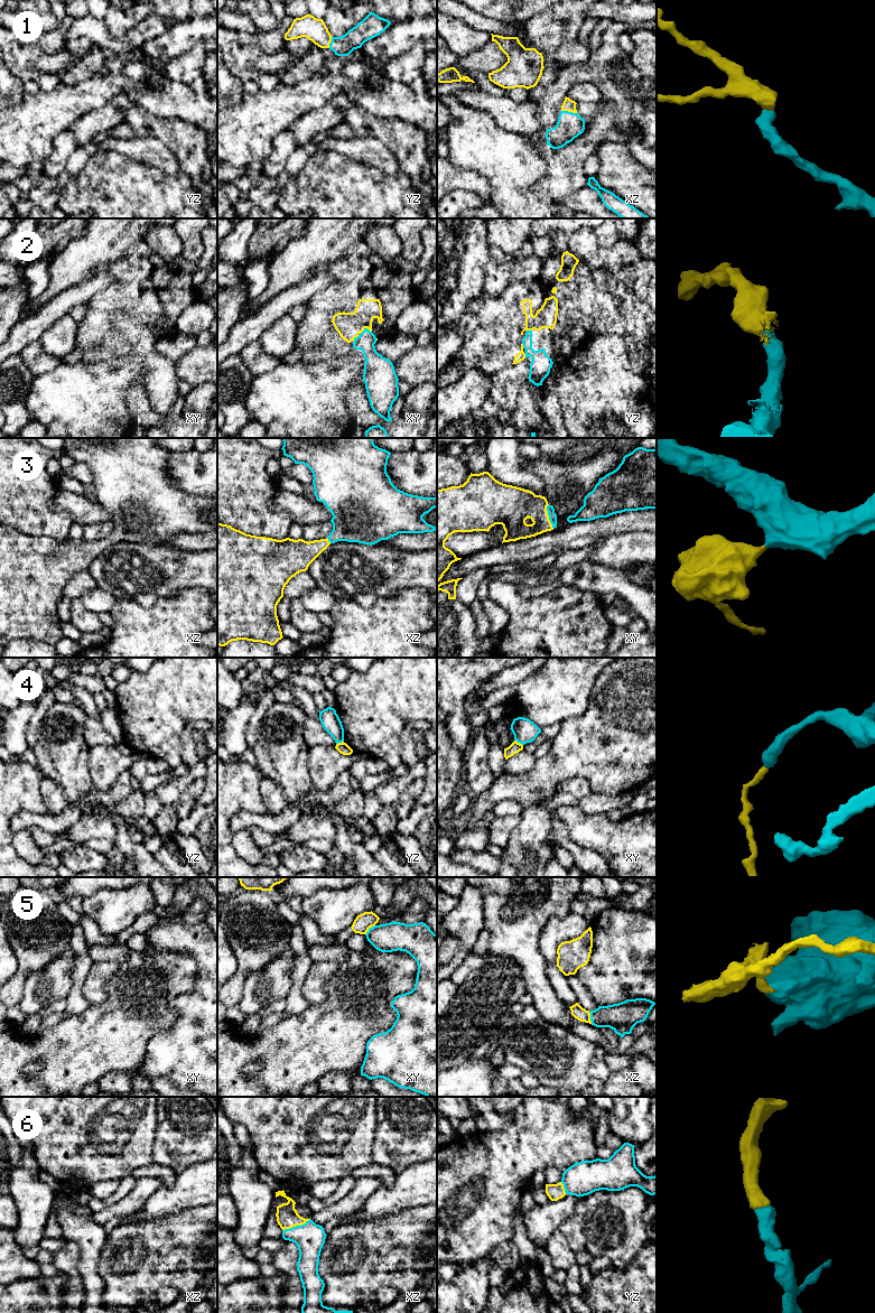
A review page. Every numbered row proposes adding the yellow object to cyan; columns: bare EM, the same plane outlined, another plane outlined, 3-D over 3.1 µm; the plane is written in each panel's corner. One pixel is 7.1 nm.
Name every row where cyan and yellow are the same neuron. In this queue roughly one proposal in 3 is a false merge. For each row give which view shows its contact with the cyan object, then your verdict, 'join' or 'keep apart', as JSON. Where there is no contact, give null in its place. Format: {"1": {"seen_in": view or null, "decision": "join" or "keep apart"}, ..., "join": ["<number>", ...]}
{"1": {"seen_in": "xz", "decision": "join"}, "2": {"seen_in": "xy", "decision": "join"}, "3": {"seen_in": "xy", "decision": "join"}, "4": {"seen_in": "xy", "decision": "keep apart"}, "5": {"seen_in": "xz", "decision": "keep apart"}, "6": {"seen_in": "xz", "decision": "join"}, "join": ["1", "2", "3", "6"]}

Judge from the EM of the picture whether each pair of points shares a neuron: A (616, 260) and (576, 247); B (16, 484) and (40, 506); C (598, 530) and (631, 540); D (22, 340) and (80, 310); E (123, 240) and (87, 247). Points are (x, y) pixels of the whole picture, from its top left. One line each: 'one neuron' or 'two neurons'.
A: one neuron
B: one neuron
C: two neurons
D: two neurons
E: one neuron

